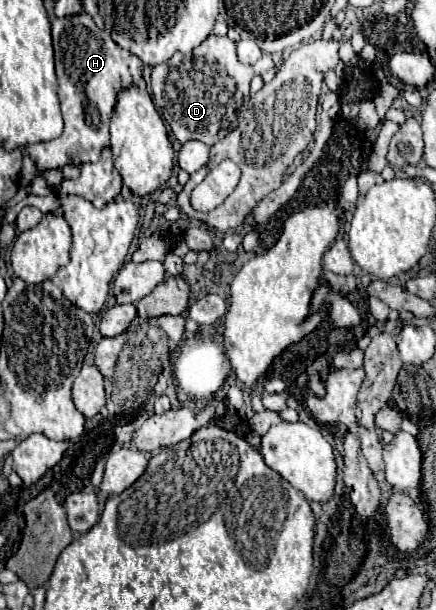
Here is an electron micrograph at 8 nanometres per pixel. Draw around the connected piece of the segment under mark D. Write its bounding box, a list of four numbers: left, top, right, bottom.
[153,35,253,145]

